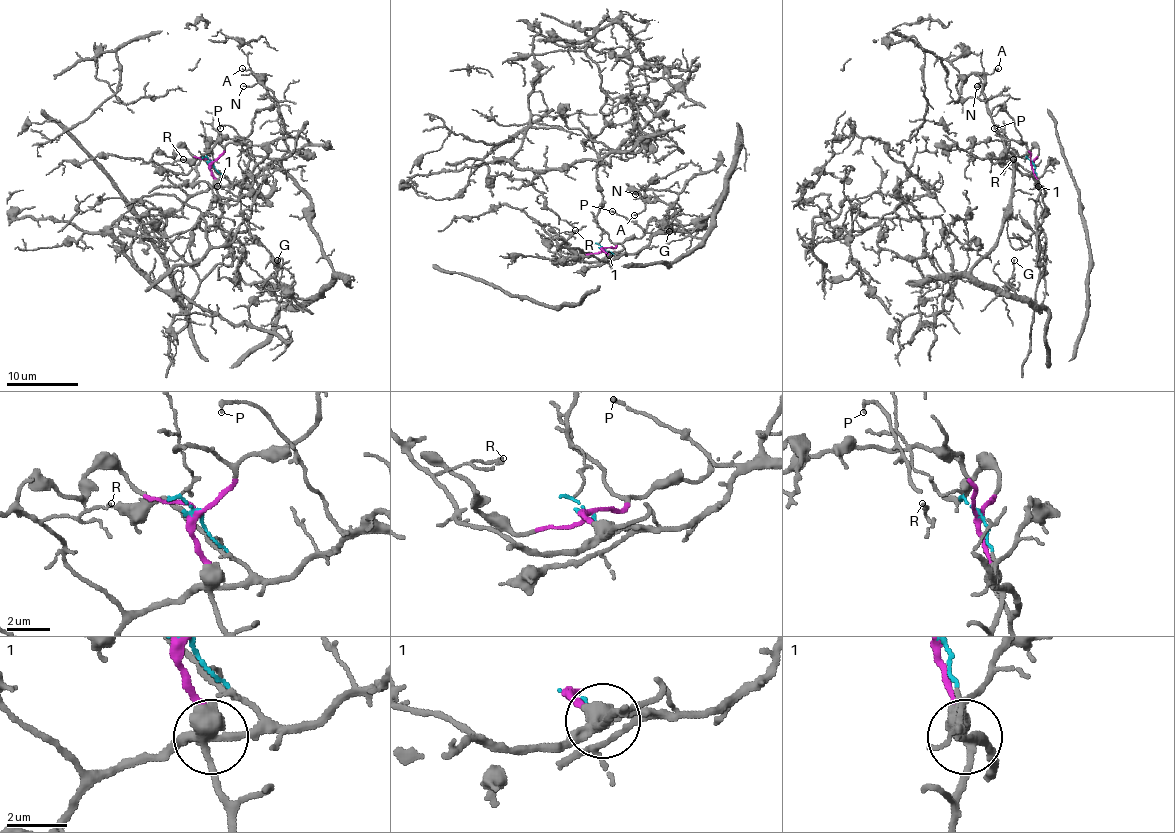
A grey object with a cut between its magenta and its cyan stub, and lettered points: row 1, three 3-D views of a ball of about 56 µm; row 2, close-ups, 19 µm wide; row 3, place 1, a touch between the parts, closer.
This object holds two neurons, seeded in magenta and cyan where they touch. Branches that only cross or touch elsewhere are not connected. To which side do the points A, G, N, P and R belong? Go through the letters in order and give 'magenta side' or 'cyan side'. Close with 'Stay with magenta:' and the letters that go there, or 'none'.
A: cyan side
G: cyan side
N: cyan side
P: cyan side
R: cyan side
Stay with magenta: none

